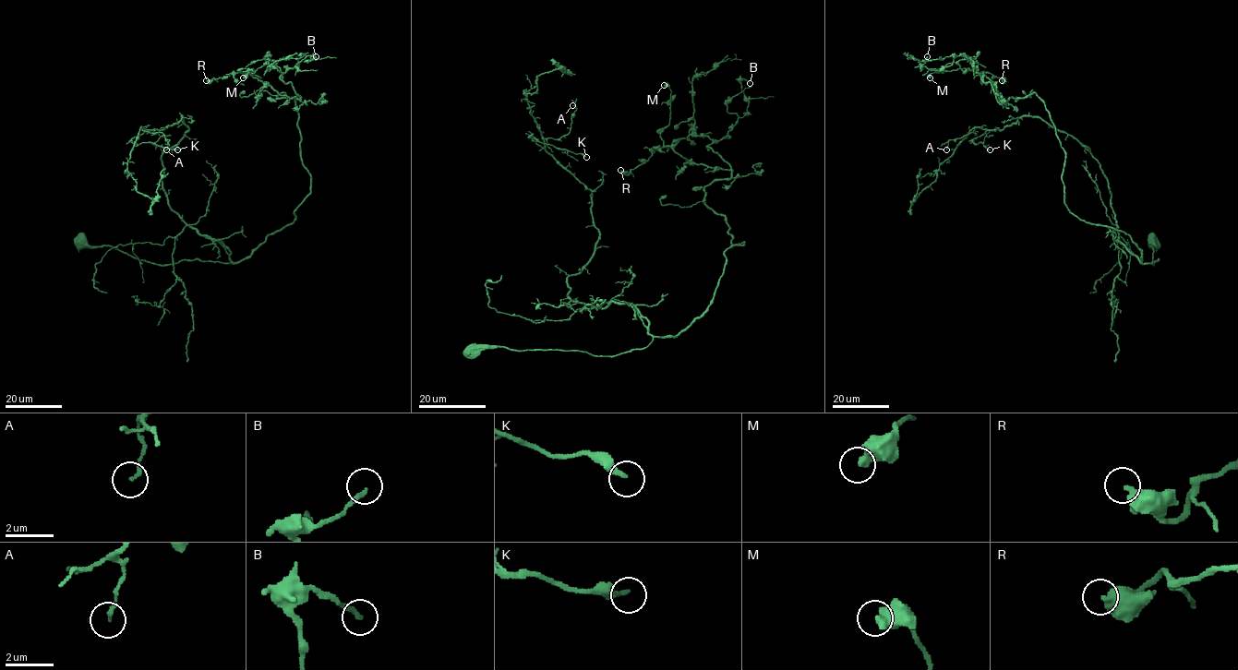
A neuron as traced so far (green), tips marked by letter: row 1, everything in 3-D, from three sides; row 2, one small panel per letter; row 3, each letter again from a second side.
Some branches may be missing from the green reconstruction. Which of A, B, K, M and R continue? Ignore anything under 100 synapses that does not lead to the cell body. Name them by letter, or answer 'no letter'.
no letter

